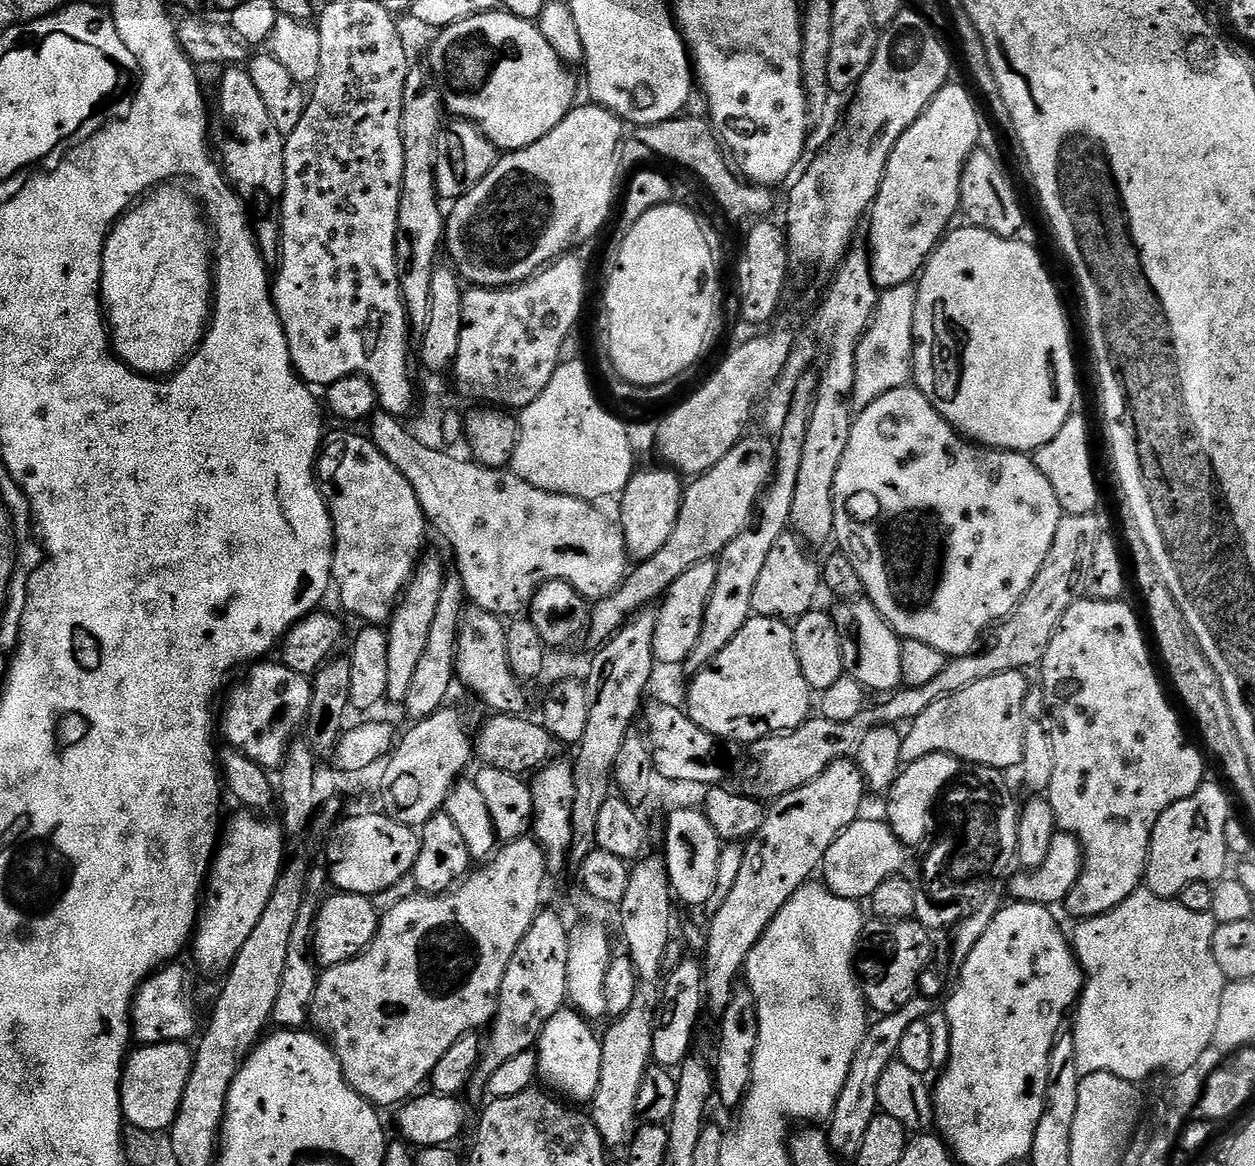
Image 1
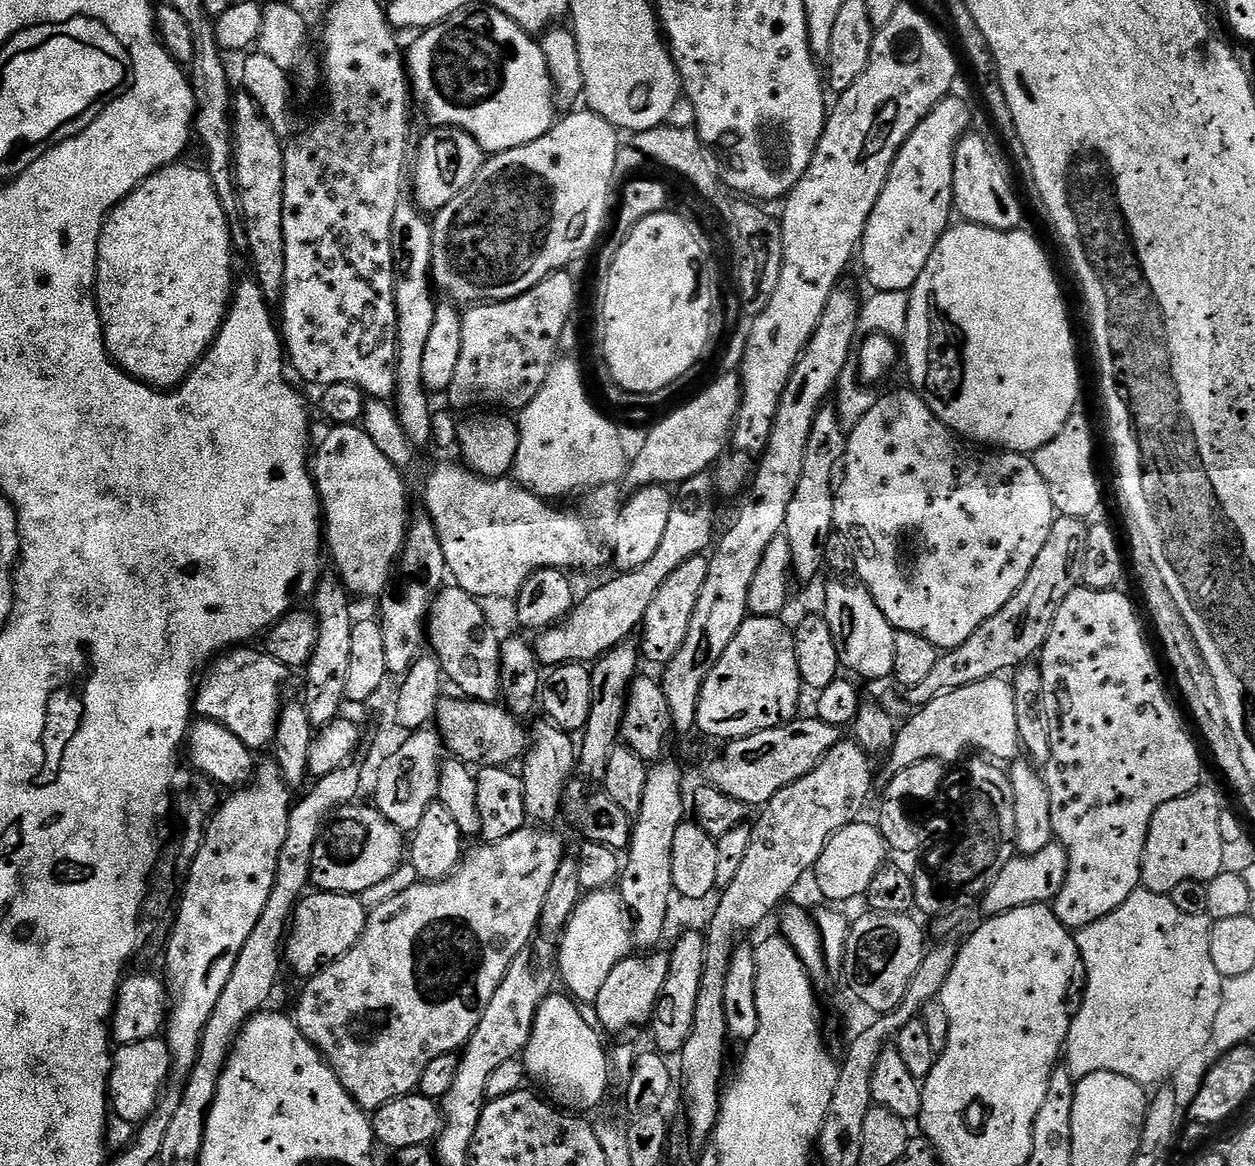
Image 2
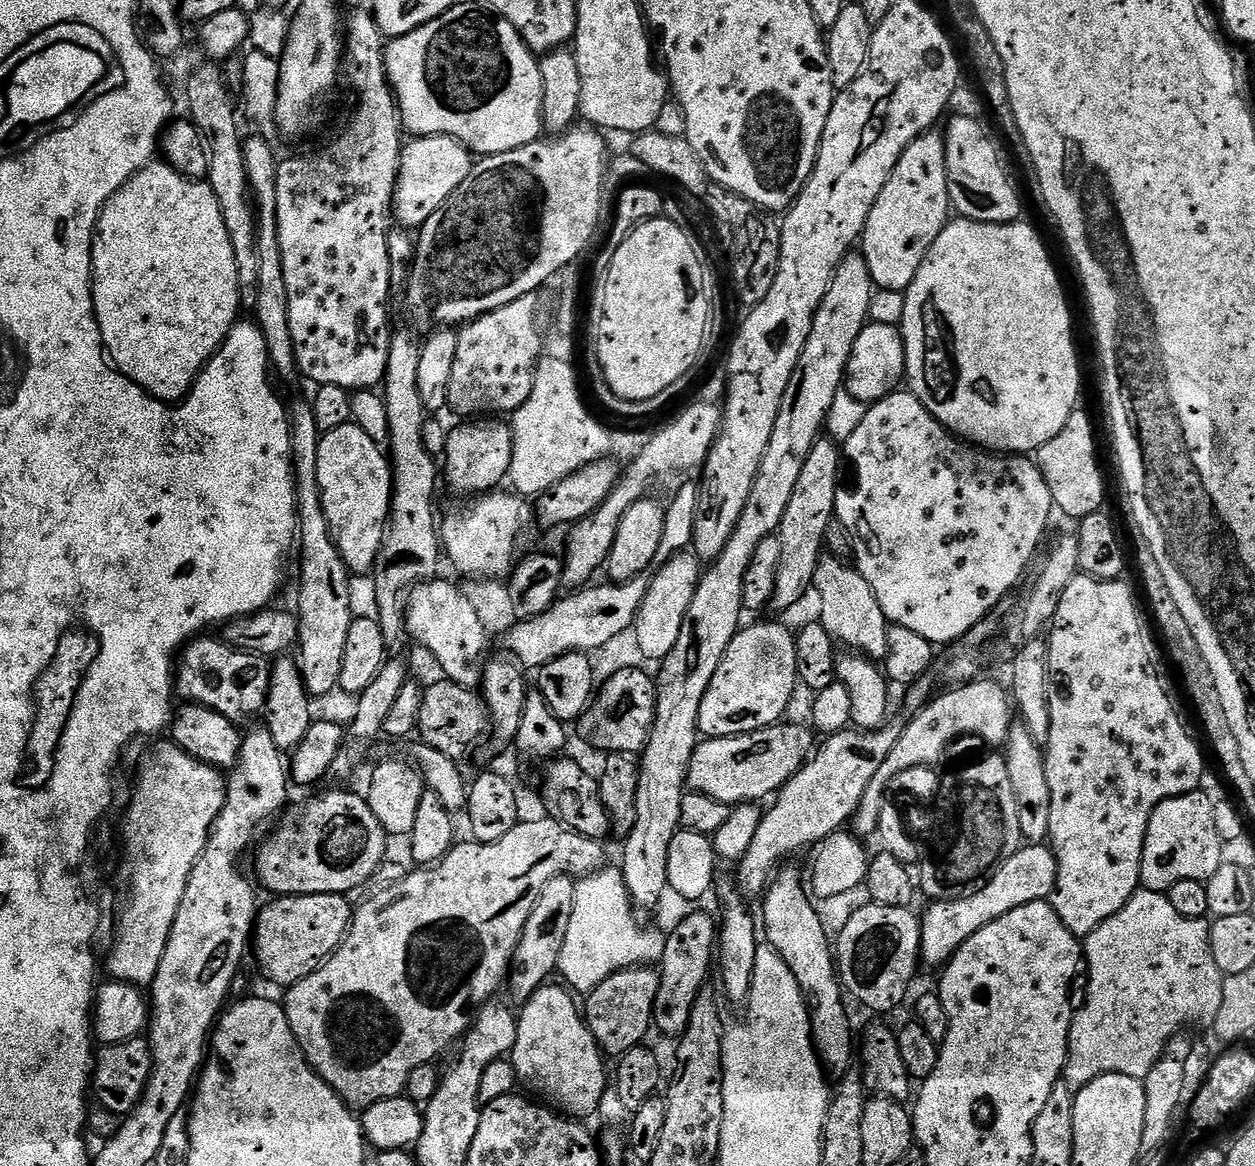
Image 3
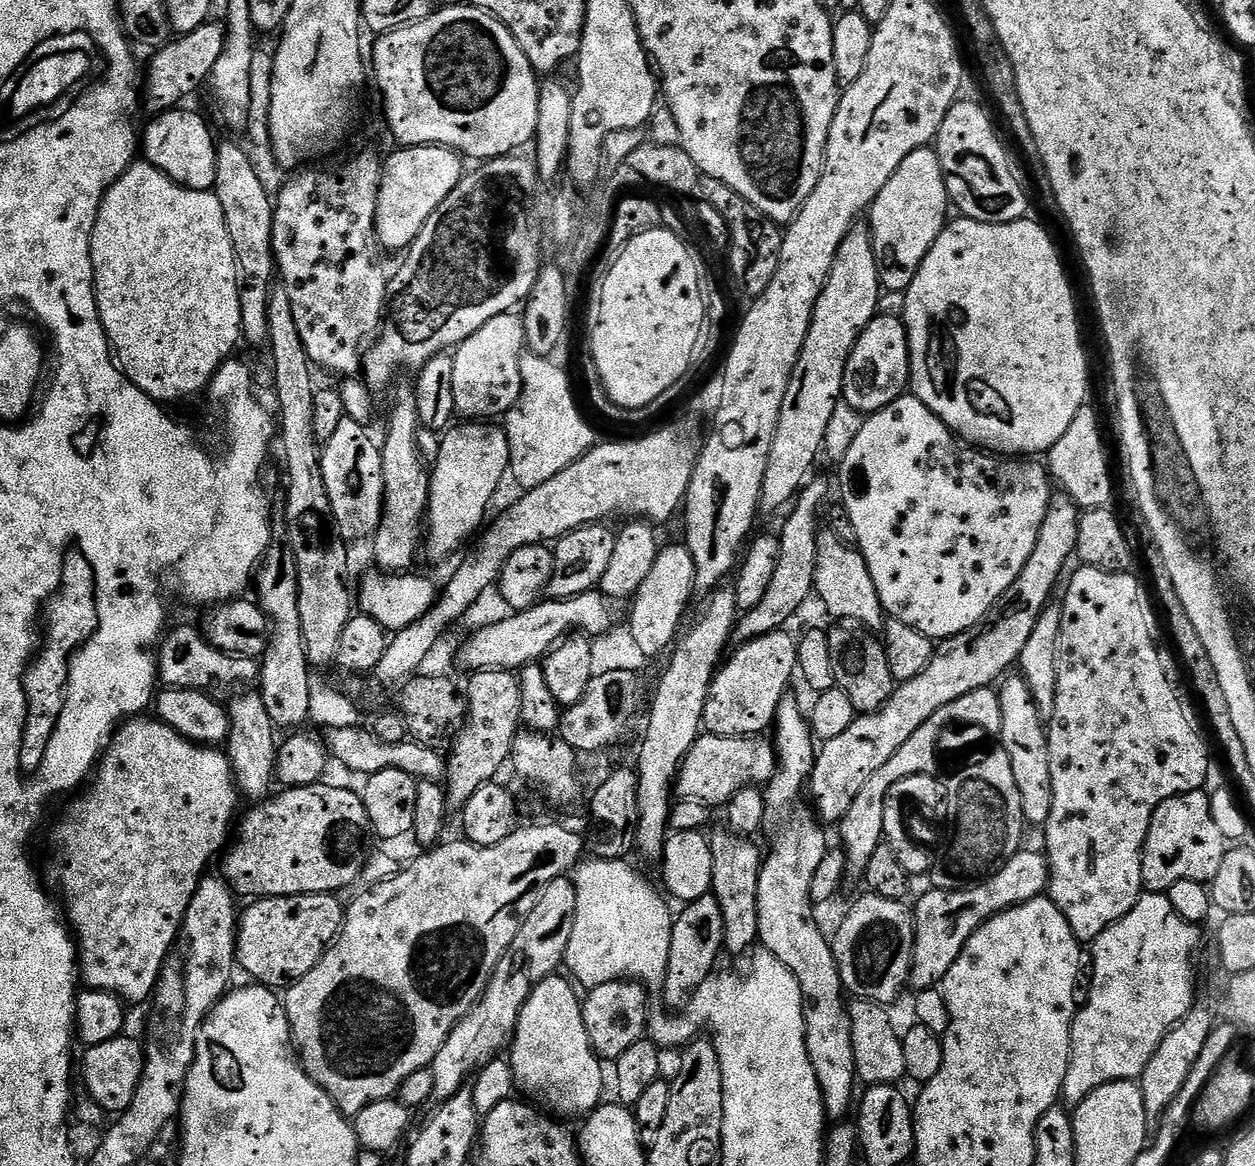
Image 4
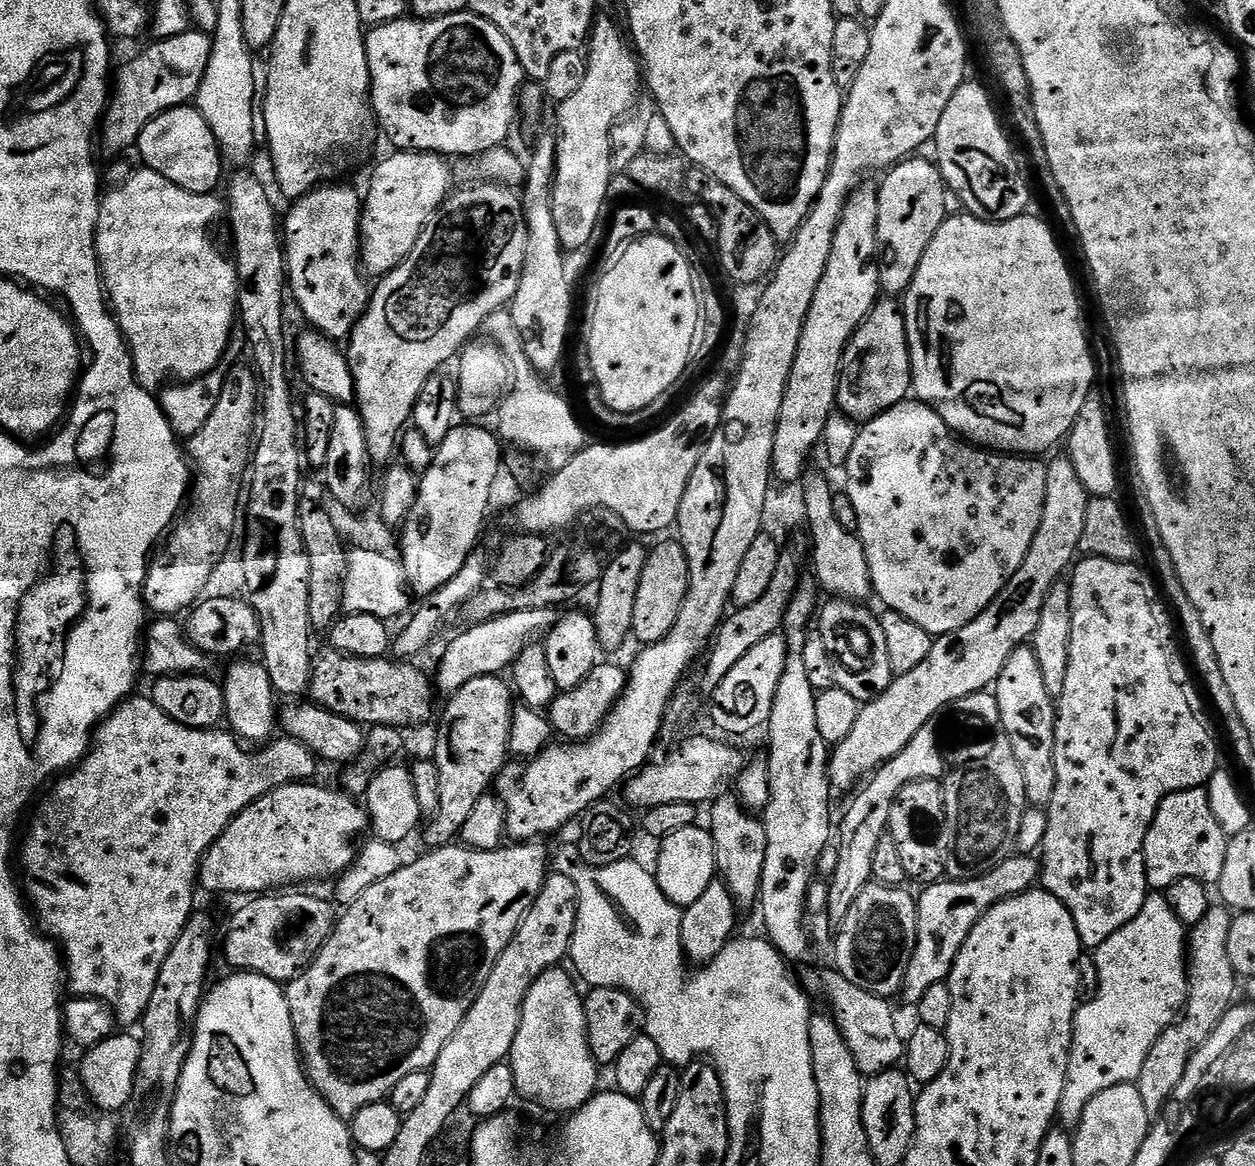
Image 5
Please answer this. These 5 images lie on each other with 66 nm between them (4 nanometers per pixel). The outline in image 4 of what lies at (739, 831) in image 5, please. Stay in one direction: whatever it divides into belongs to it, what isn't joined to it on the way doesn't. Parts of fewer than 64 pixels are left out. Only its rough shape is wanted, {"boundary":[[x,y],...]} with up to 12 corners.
{"boundary":[[735,831],[710,836],[724,952],[759,941],[762,848]]}

